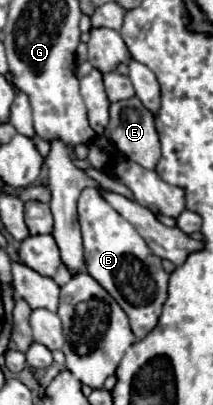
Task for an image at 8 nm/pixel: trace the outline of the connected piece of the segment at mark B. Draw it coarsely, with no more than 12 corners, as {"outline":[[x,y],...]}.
{"outline":[[87,187],[87,273],[145,339],[169,275],[135,227]]}

